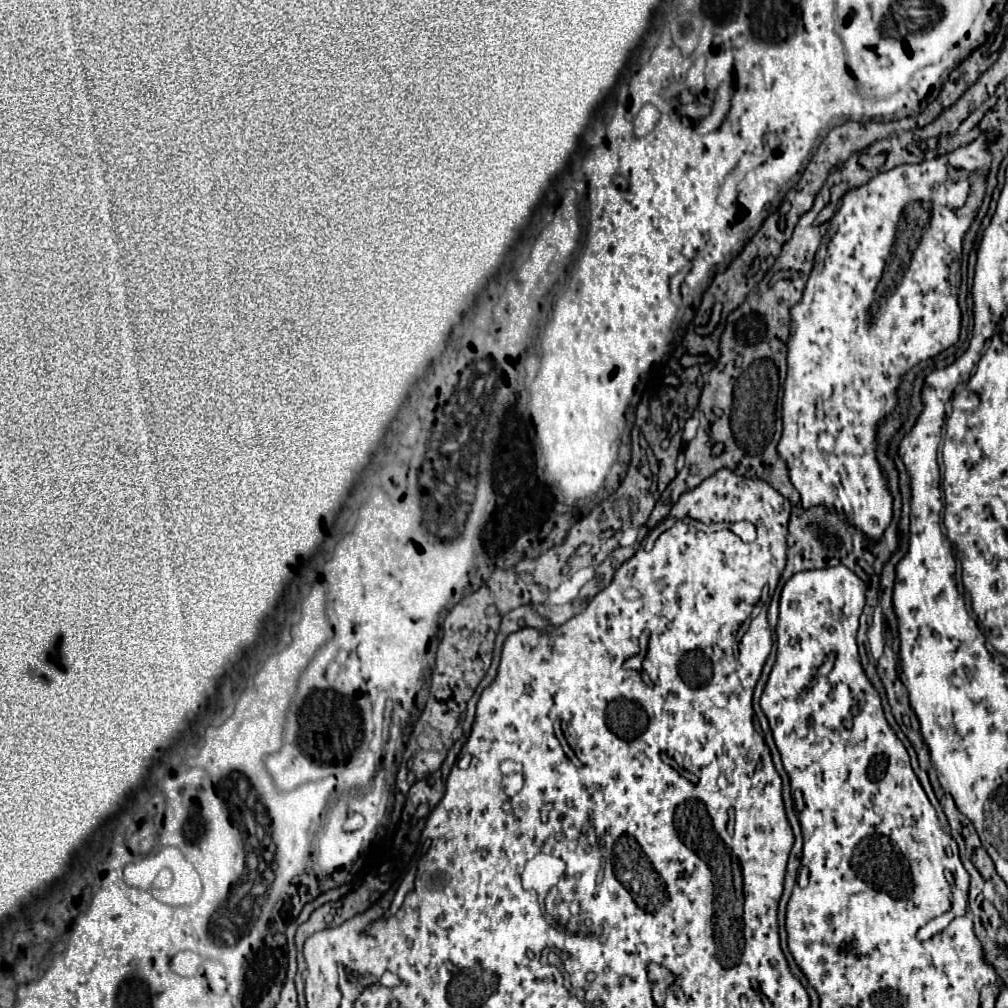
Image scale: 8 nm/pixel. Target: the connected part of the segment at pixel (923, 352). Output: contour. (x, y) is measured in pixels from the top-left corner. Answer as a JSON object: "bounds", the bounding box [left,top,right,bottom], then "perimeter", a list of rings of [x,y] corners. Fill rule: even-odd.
{"bounds":[777,134,991,540],"perimeter":[[[983,134],[975,142],[961,146],[943,158],[935,158],[933,162],[905,164],[881,172],[865,186],[848,191],[833,216],[837,230],[827,246],[827,260],[823,260],[823,264],[817,260],[801,302],[791,308],[793,324],[787,342],[789,370],[783,396],[783,436],[777,450],[789,466],[789,476],[801,494],[803,508],[825,504],[843,510],[871,540],[883,536],[883,530],[893,516],[893,500],[875,458],[875,428],[885,414],[897,406],[897,386],[901,384],[901,376],[917,362],[939,354],[959,340],[961,310],[957,306],[957,292],[961,278],[957,276],[961,240],[975,218],[975,214],[963,210],[963,206],[969,196],[977,200],[977,206],[983,200],[985,174],[991,164],[991,154],[987,150],[989,136],[991,134]],[[825,430],[833,432],[837,440],[837,450],[829,456],[819,452],[815,444],[817,436]]]}

